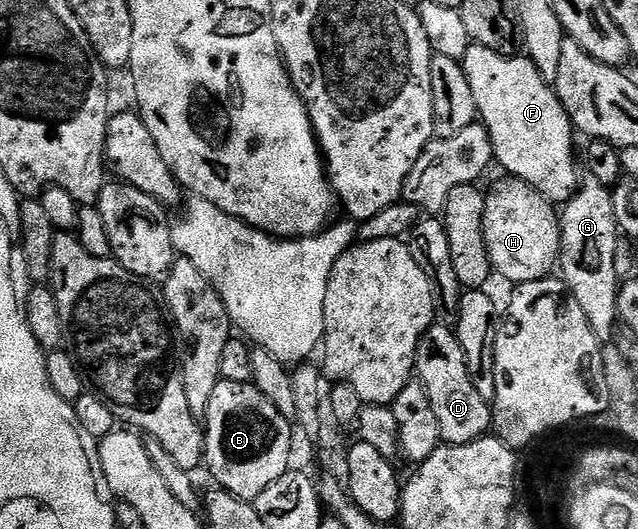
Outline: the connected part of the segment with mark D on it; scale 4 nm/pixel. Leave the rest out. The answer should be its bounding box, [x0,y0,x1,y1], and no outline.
[414,324,494,445]

